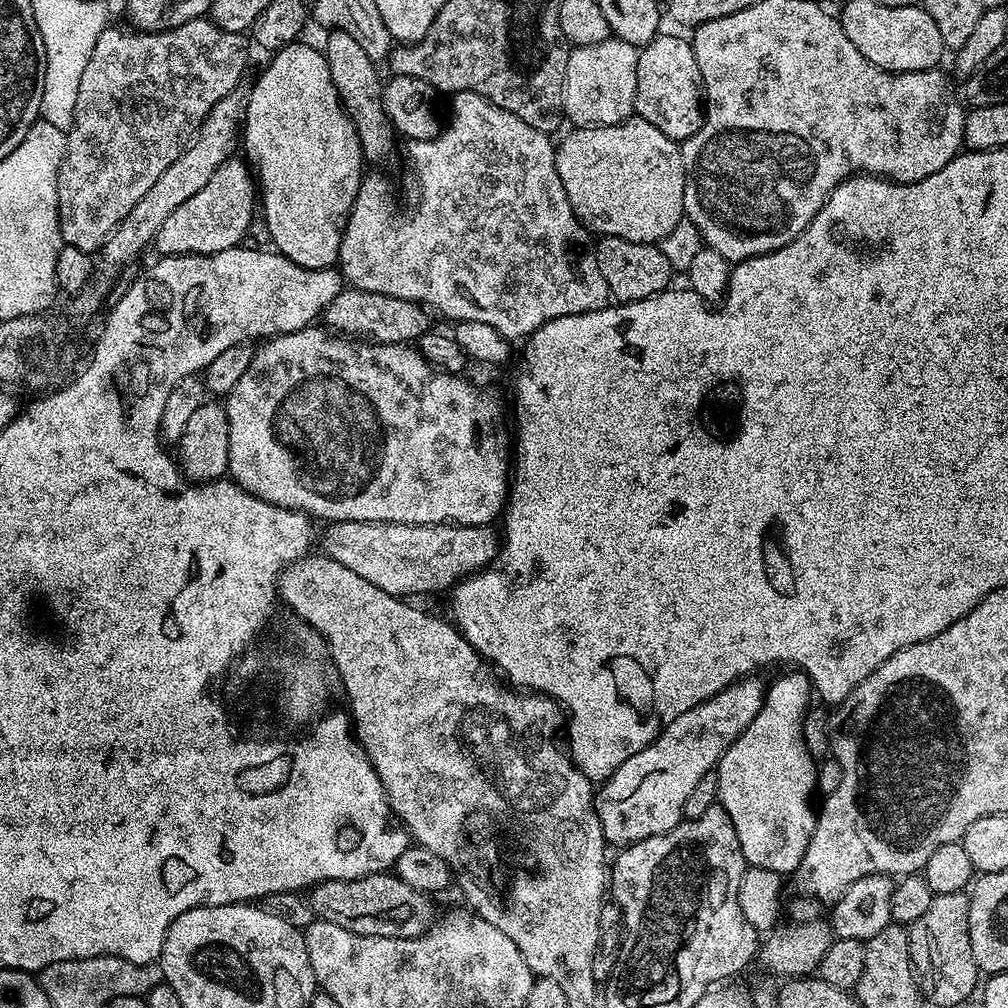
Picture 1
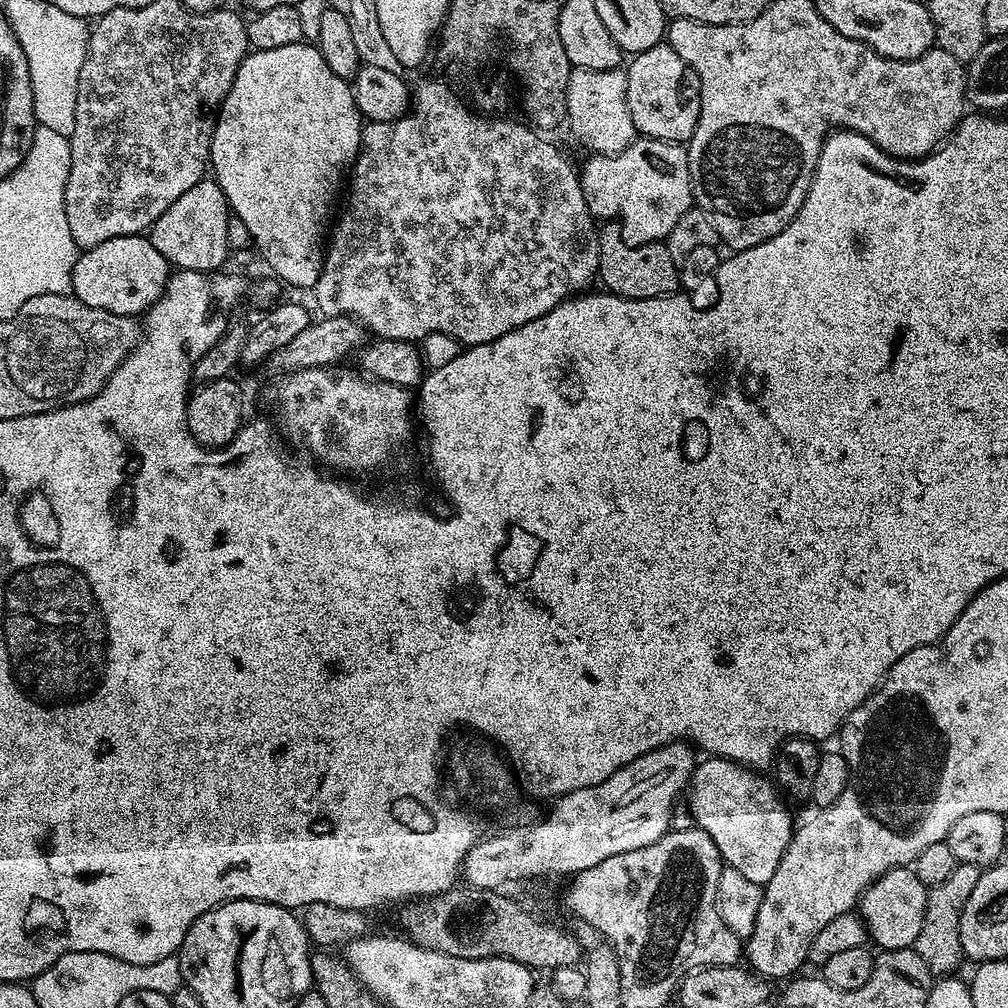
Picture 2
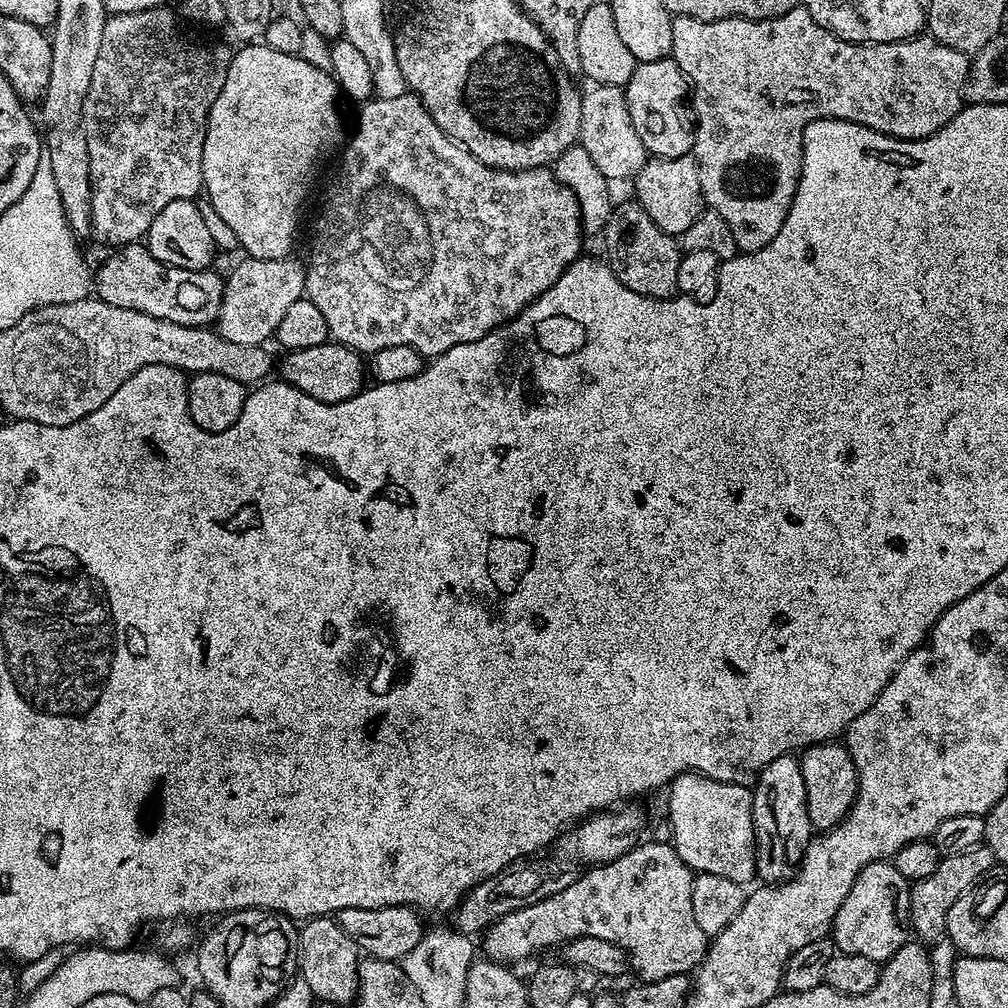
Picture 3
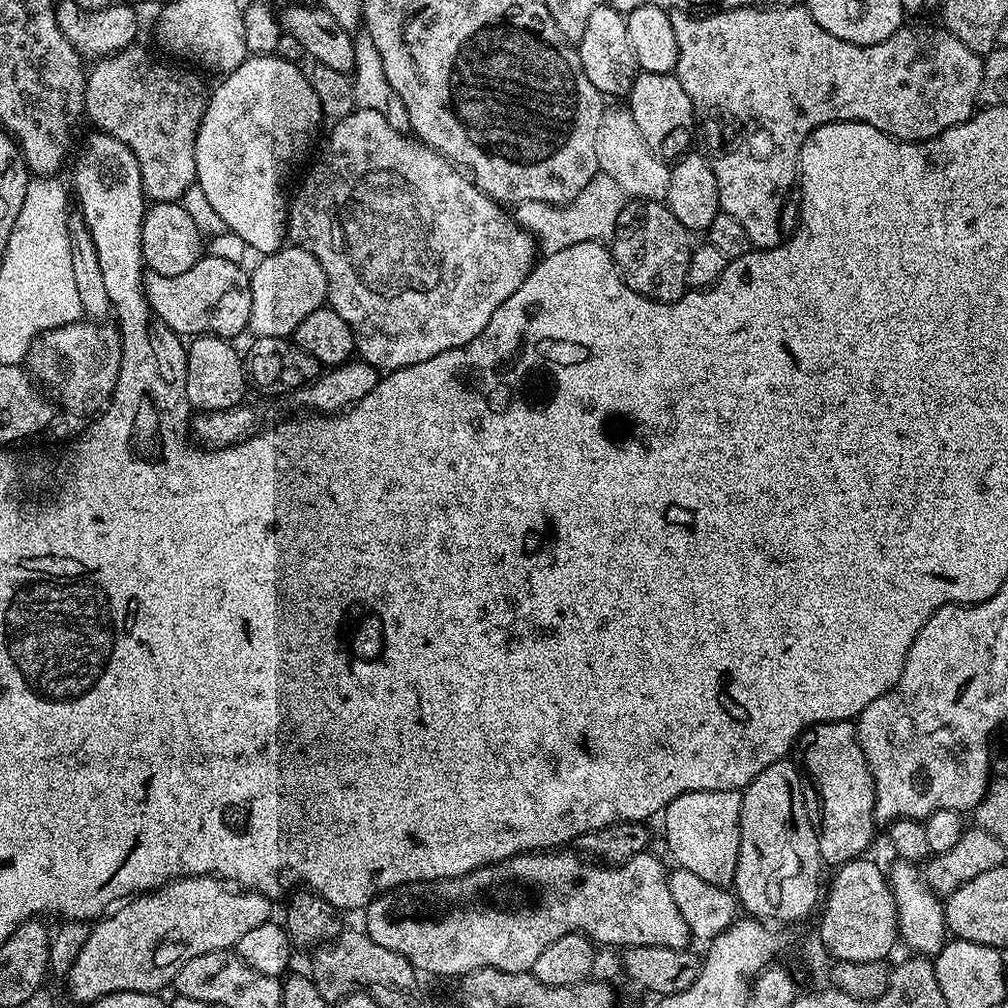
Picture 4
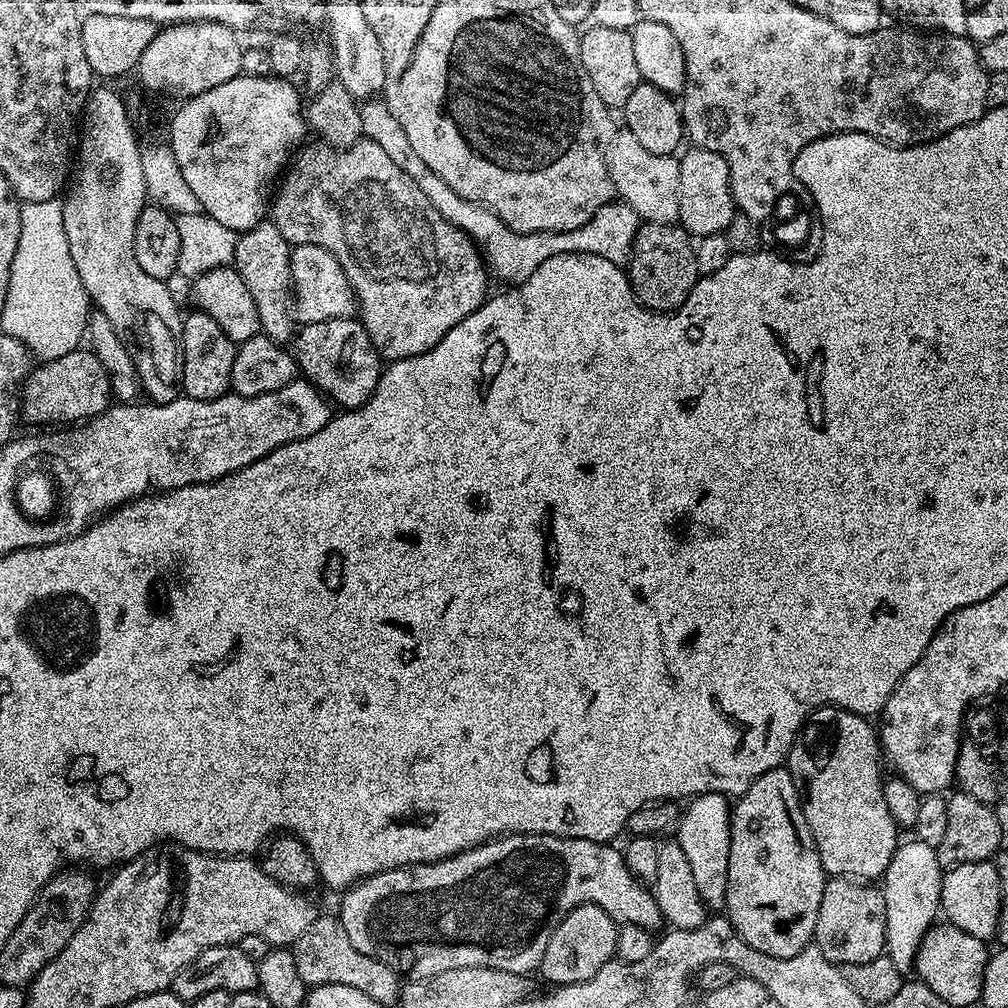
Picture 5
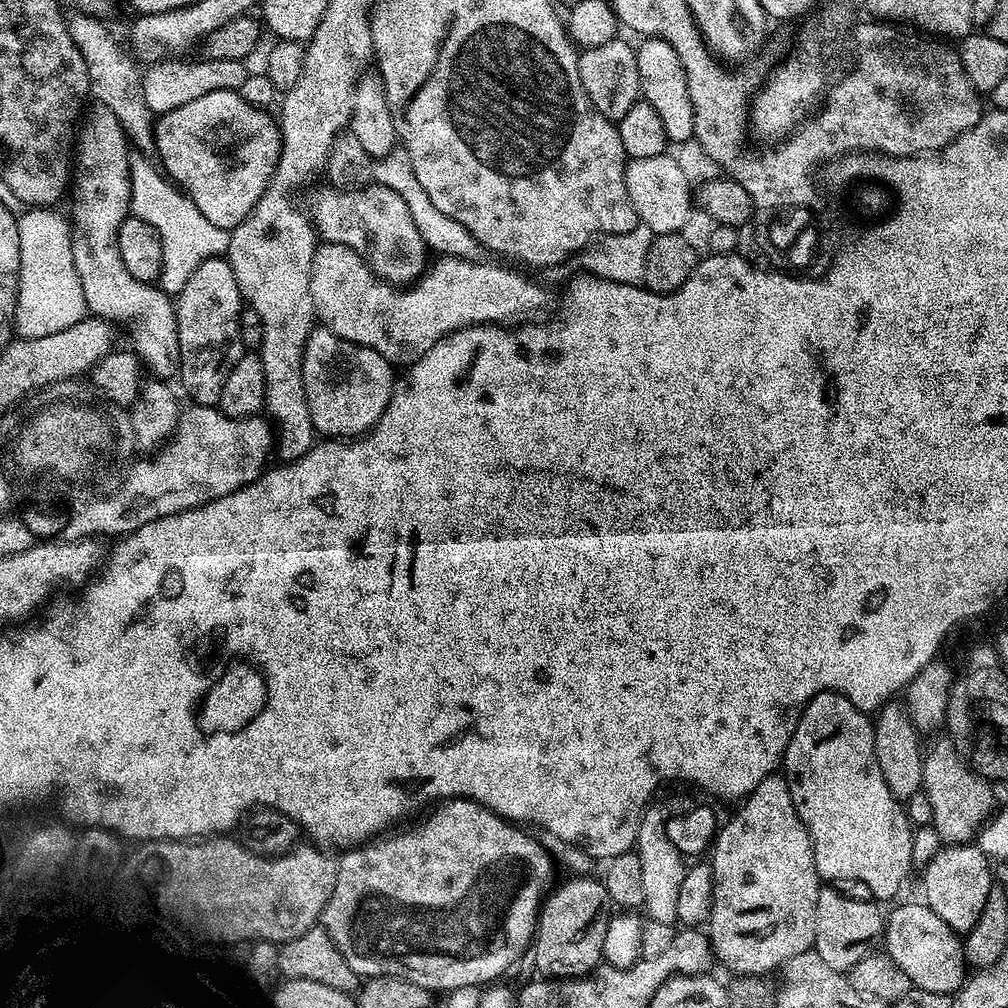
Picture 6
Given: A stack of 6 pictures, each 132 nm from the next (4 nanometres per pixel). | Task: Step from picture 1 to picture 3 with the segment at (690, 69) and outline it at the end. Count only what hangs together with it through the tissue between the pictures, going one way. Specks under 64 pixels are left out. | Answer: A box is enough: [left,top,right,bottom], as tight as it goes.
[623,60,696,158]

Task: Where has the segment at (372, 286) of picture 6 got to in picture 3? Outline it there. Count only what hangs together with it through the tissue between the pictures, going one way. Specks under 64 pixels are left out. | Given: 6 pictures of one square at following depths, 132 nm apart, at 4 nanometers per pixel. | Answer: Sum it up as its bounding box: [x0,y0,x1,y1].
[218,258,305,346]

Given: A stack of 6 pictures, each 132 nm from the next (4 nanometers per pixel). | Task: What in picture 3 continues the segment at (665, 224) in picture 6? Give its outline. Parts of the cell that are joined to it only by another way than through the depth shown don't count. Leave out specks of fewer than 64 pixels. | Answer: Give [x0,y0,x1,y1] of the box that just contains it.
[578,84,650,182]

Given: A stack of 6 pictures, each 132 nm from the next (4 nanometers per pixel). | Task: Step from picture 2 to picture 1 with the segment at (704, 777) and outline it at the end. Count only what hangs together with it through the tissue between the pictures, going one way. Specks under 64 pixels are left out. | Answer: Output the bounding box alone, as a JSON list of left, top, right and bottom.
[714,670,817,874]

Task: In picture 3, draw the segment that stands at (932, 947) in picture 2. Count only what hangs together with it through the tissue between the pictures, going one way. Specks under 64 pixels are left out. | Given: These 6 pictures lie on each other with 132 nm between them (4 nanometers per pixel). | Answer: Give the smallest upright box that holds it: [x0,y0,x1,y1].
[910,843,996,942]

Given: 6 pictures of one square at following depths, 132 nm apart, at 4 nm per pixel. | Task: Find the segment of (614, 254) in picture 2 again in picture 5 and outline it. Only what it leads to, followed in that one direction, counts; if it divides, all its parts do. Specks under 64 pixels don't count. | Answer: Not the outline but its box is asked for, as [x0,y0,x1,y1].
[626,223,698,312]

